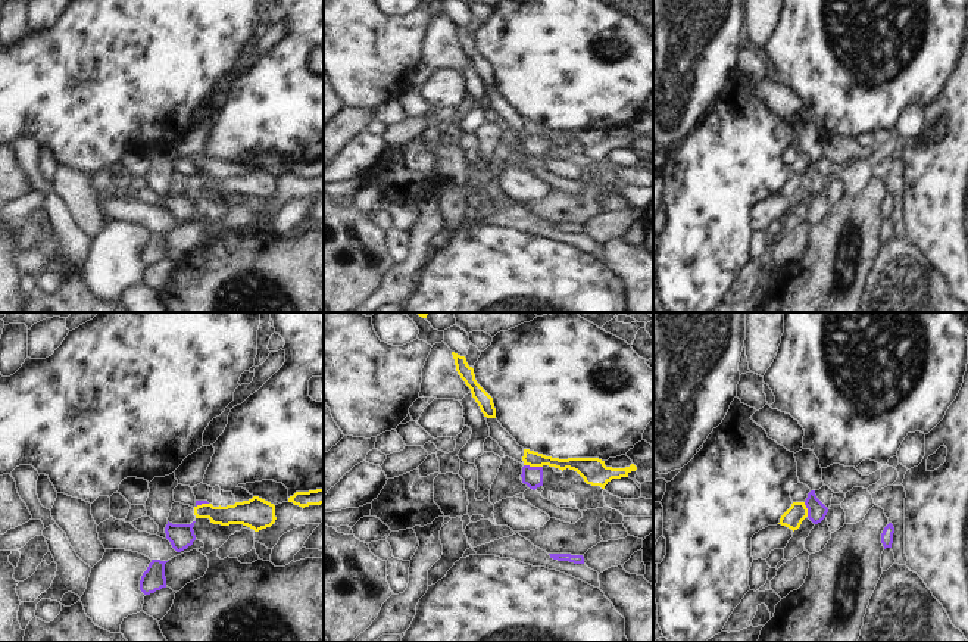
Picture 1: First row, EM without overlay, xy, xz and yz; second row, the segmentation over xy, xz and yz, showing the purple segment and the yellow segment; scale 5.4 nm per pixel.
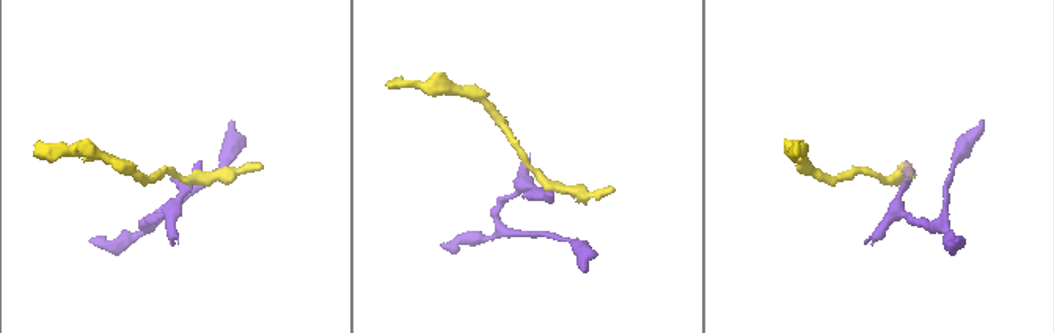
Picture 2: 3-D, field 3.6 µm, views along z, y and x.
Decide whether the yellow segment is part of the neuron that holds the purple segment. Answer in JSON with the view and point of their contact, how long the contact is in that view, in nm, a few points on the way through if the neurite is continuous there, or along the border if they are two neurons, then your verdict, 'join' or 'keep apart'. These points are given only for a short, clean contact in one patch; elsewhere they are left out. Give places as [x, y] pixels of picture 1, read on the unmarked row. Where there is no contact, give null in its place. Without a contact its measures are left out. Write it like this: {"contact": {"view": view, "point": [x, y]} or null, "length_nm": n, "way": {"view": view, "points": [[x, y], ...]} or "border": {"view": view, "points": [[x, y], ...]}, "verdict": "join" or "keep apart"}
{"contact": {"view": "xz", "point": [533, 137]}, "length_nm": 110, "border": {"view": "xz", "points": [[524, 134], [542, 137]]}, "verdict": "keep apart"}

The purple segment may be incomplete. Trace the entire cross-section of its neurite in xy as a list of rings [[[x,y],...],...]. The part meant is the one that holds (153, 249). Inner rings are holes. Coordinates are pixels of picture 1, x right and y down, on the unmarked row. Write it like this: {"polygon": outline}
{"polygon": [[[152,230],[147,240],[143,243],[140,250],[140,261],[144,265],[154,264],[162,258],[166,258],[165,234],[168,231]]]}

